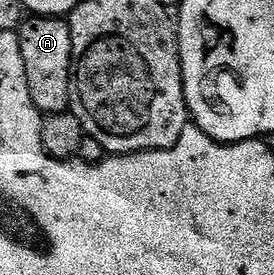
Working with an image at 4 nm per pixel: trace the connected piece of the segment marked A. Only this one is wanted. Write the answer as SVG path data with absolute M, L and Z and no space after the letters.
M29 16L18 30L22 47L22 63L26 67L26 79L30 87L30 99L42 115L67 113L70 109L70 79L72 78L72 40L70 27L63 17Z

